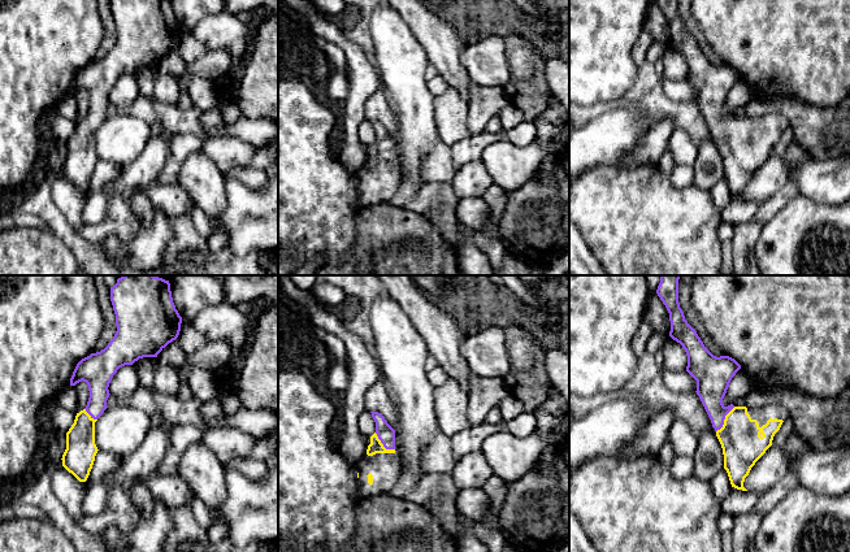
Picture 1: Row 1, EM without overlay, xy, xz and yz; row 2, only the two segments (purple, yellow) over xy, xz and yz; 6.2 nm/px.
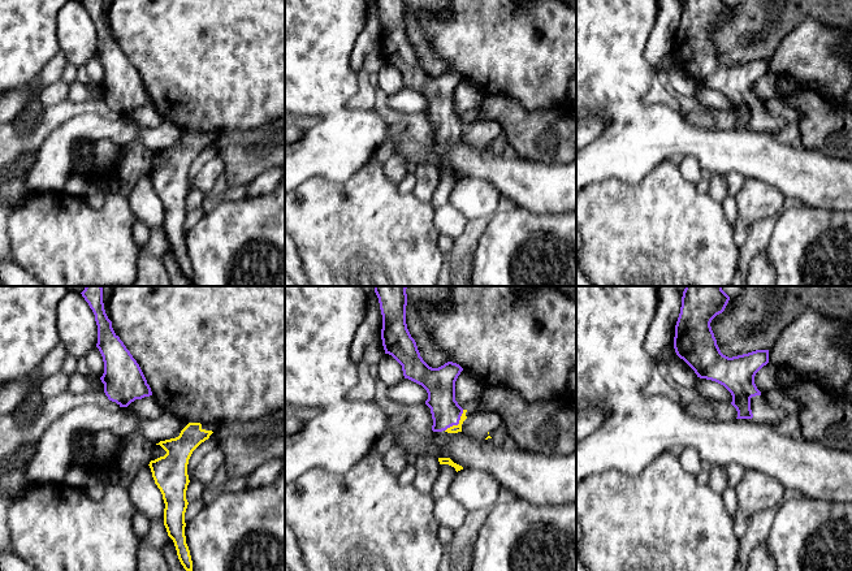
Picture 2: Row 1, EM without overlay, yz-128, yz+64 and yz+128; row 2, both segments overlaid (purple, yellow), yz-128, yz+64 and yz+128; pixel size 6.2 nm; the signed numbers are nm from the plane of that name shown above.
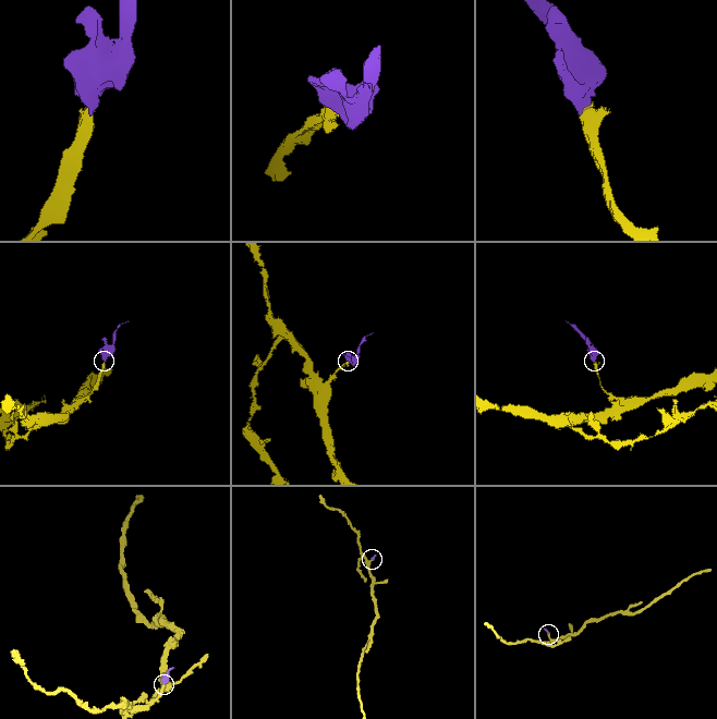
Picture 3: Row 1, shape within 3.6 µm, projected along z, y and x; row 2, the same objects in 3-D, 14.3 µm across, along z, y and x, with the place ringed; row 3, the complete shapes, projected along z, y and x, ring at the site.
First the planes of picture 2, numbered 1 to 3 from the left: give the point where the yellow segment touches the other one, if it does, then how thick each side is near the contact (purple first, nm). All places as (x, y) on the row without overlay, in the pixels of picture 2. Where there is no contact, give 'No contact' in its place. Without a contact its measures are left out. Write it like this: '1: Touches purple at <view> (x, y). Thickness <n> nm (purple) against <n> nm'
1: No contact
2: Touches purple at yz+64 (458, 132). Thickness 180 nm (purple) against 50 nm
3: No contact

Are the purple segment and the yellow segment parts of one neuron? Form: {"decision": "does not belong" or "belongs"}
{"decision": "belongs"}

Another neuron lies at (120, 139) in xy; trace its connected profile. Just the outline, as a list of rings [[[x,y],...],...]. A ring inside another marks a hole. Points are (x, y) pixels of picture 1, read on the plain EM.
[[[117,113],[107,117],[95,131],[95,153],[99,160],[123,166],[144,151],[151,138],[149,123]]]

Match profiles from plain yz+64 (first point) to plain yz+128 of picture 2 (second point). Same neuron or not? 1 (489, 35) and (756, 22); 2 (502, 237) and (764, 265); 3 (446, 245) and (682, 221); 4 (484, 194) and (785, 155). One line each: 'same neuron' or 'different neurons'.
1: different neurons
2: different neurons
3: different neurons
4: different neurons

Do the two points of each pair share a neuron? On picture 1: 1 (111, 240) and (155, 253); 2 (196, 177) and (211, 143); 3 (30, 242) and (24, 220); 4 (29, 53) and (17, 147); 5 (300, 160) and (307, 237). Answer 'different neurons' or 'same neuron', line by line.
1: same neuron
2: different neurons
3: different neurons
4: same neuron
5: same neuron

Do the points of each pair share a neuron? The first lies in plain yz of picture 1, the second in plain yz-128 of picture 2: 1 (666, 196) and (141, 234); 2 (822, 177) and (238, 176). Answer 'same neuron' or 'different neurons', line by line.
1: different neurons
2: different neurons

